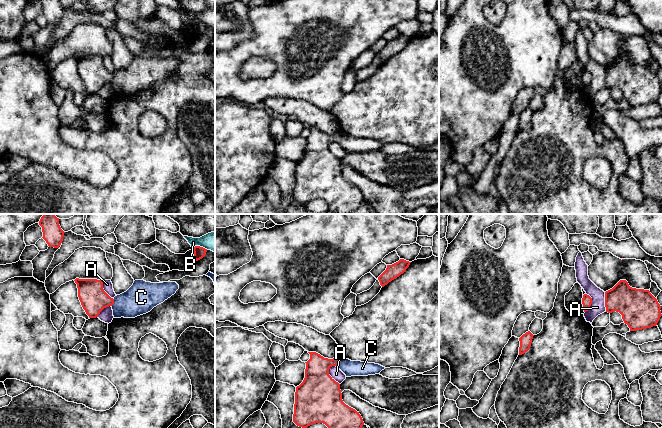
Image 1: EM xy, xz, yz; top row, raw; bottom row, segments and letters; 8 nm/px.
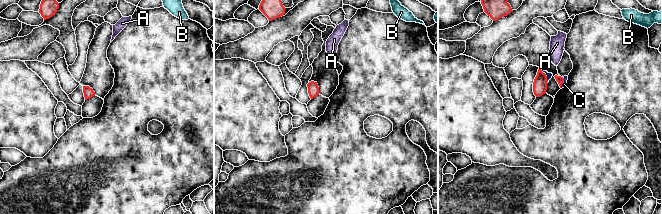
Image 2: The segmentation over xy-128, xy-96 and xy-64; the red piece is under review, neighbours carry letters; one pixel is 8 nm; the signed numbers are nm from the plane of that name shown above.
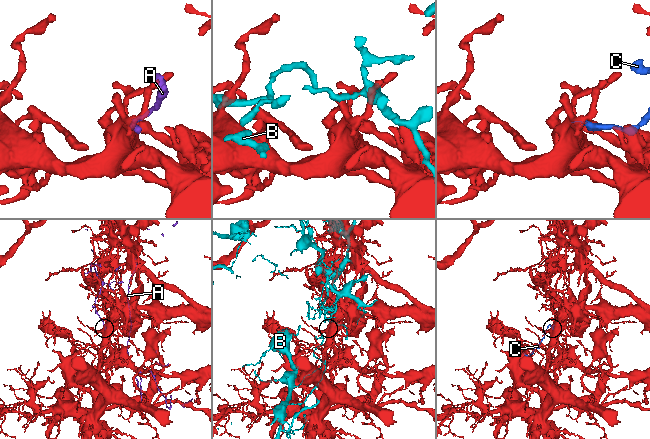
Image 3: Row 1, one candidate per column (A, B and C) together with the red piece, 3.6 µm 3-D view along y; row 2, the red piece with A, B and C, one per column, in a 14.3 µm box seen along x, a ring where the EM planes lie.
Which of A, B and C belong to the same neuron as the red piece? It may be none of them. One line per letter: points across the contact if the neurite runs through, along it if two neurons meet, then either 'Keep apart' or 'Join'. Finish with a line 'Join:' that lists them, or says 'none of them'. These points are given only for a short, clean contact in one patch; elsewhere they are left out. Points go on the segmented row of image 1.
A: Keep apart
B: Keep apart
C: Path across: xz (318, 383), (318, 374), (340, 361), (350, 368). Join
Join: C

